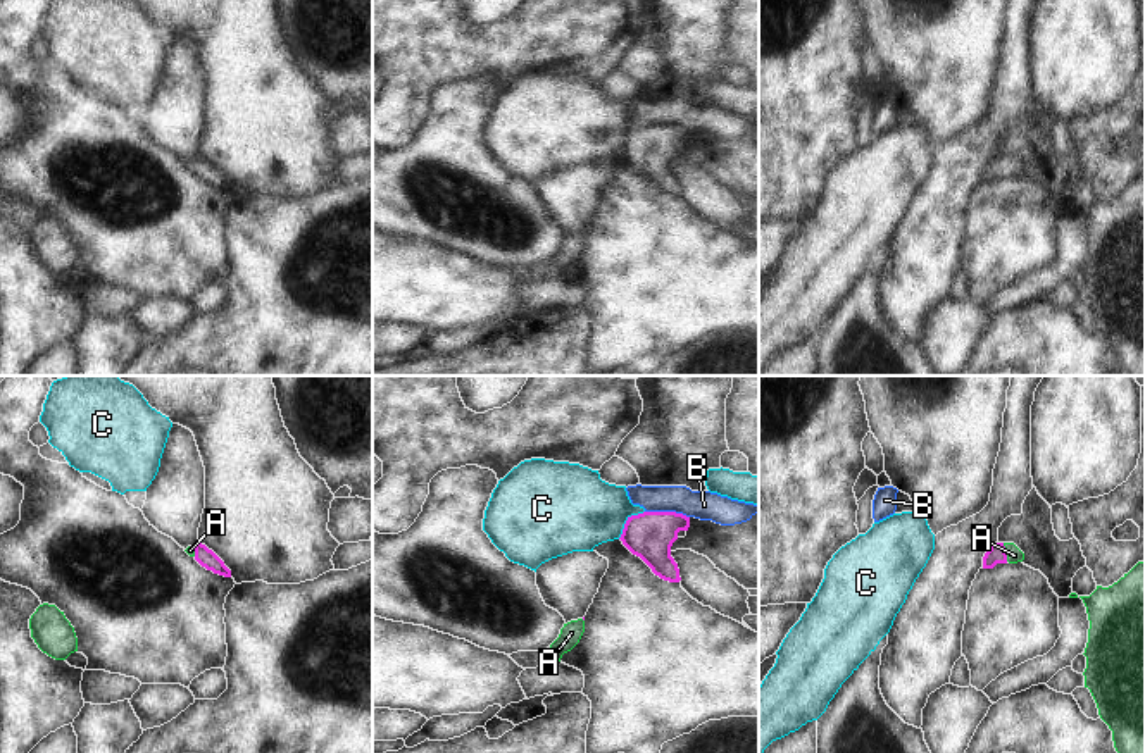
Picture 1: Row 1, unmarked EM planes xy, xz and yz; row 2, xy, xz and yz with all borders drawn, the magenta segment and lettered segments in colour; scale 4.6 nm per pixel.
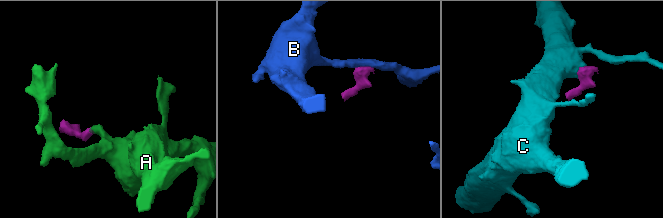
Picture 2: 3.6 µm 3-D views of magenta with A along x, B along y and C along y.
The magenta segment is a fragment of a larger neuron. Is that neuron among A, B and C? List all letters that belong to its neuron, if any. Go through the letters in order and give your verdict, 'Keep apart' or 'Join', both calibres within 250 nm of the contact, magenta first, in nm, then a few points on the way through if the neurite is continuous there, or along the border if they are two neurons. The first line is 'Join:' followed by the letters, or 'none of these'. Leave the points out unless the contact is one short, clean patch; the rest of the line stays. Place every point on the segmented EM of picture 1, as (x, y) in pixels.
Join: A
A: Join. Thickness 80 nm (magenta) against 70 nm. Path across: yz (997, 553), (1004, 552), (1014, 555)
B: Keep apart. Thickness 220 nm (magenta) against 140 nm. Boundary: xz (645, 510), (675, 510), (688, 517)
C: Keep apart. Thickness 220 nm (magenta) against 380 nm. Boundary: xz (644, 510), (626, 521), (618, 538)

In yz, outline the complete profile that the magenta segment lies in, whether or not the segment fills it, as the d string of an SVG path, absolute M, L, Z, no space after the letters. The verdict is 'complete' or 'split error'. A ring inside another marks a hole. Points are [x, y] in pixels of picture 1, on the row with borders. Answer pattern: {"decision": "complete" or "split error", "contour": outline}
{"decision": "split error", "contour": "M995 543L983 557L983 569L993 569L997 563L1017 563L1024 560L1024 553L1014 543Z"}

